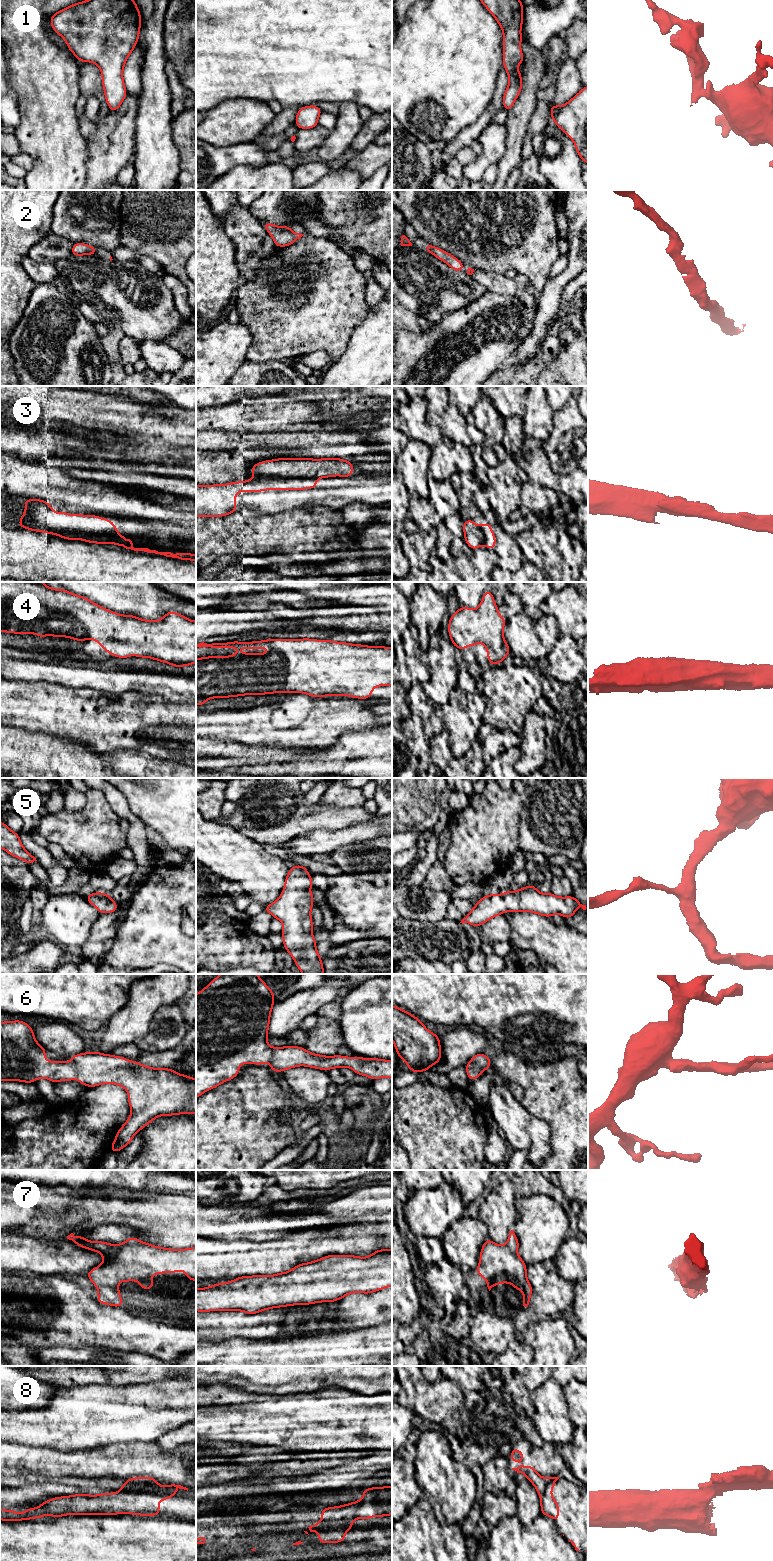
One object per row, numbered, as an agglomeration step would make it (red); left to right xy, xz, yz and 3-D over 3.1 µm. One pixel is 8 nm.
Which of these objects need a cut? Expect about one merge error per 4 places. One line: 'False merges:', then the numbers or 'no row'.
False merges: 3, 8

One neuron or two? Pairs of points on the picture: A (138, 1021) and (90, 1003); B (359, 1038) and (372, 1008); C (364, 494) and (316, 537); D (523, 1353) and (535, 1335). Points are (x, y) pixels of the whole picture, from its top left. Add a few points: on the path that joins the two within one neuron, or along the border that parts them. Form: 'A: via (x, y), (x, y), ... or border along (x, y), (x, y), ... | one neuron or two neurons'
A: border along (128, 992), (126, 1003), (106, 1024) | two neurons
B: via (366, 1031), (372, 1025), (372, 1015) | one neuron
C: border along (317, 506), (324, 505), (340, 512) | two neurons
D: border along (523, 1341), (532, 1348), (533, 1355) | two neurons

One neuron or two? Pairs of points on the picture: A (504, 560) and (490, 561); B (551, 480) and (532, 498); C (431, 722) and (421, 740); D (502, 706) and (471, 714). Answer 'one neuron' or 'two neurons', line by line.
A: two neurons
B: two neurons
C: two neurons
D: two neurons

